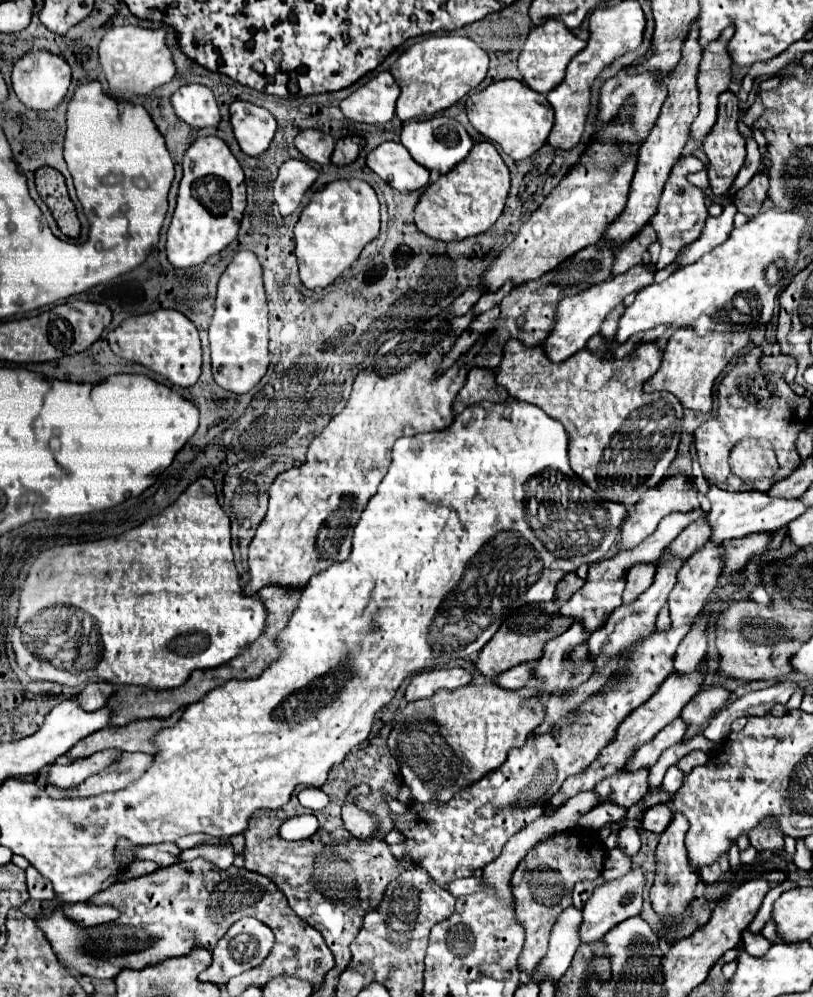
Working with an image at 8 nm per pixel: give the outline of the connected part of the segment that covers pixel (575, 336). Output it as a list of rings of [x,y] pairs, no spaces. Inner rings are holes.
[[[637,264],[631,270],[627,270],[625,274],[621,274],[621,276],[613,276],[611,280],[605,280],[605,282],[597,284],[597,286],[591,286],[589,290],[585,290],[585,292],[581,292],[577,296],[563,298],[559,302],[559,308],[557,308],[557,322],[553,326],[553,332],[549,334],[549,338],[543,344],[547,356],[553,362],[561,362],[561,360],[573,356],[575,352],[583,350],[585,344],[589,342],[589,338],[595,336],[595,334],[599,334],[601,324],[605,322],[607,314],[613,308],[617,308],[627,294],[637,292],[643,286],[649,286],[653,282],[653,278],[655,278],[655,270],[651,270],[645,264]]]

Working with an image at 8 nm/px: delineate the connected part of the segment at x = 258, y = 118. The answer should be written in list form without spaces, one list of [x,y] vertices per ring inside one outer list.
[[[241,100],[233,102],[229,112],[231,112],[233,132],[241,150],[247,156],[263,154],[269,148],[277,130],[273,114],[269,114],[265,108]]]

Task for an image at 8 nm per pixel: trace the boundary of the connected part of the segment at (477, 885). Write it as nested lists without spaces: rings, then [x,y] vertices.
[[[471,876],[471,878],[459,878],[455,882],[451,882],[447,886],[447,890],[457,898],[457,896],[467,896],[467,894],[473,894],[477,890],[485,890],[485,880],[483,878],[477,878],[477,876]]]

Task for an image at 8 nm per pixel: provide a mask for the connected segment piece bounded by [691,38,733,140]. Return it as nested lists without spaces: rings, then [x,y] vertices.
[[[713,40],[705,46],[703,60],[699,64],[699,116],[691,126],[691,136],[701,140],[715,124],[717,118],[717,96],[731,84],[731,64],[727,42]]]

